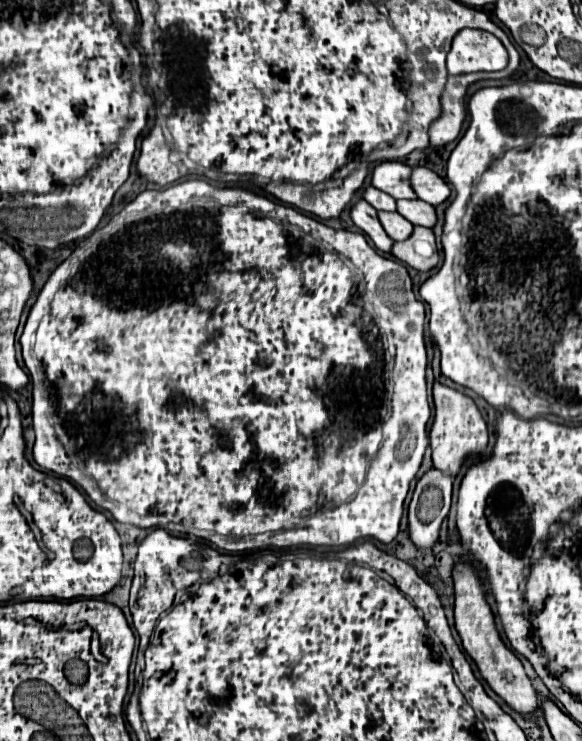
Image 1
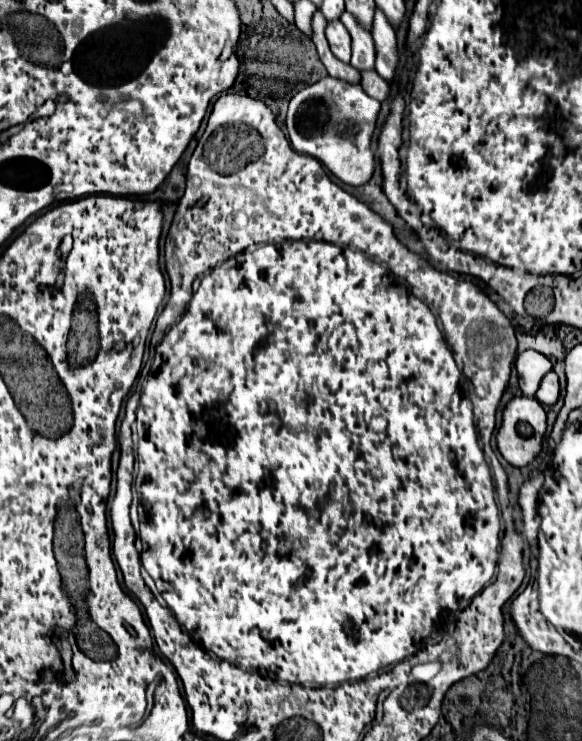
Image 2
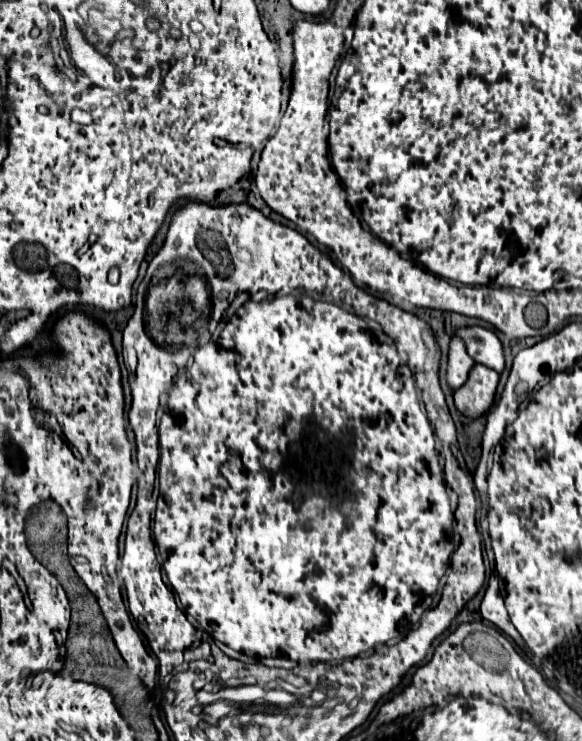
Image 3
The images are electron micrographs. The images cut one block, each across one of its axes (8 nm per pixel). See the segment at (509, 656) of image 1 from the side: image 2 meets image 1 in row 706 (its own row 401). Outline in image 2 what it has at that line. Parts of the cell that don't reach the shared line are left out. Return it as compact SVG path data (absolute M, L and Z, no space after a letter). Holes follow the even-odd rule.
M520 396L520 398L510 400L508 406L504 408L502 426L500 426L498 436L496 436L500 454L512 466L524 468L524 466L528 466L542 452L544 436L546 436L546 412L544 412L542 404L536 398L528 398L528 396Z

